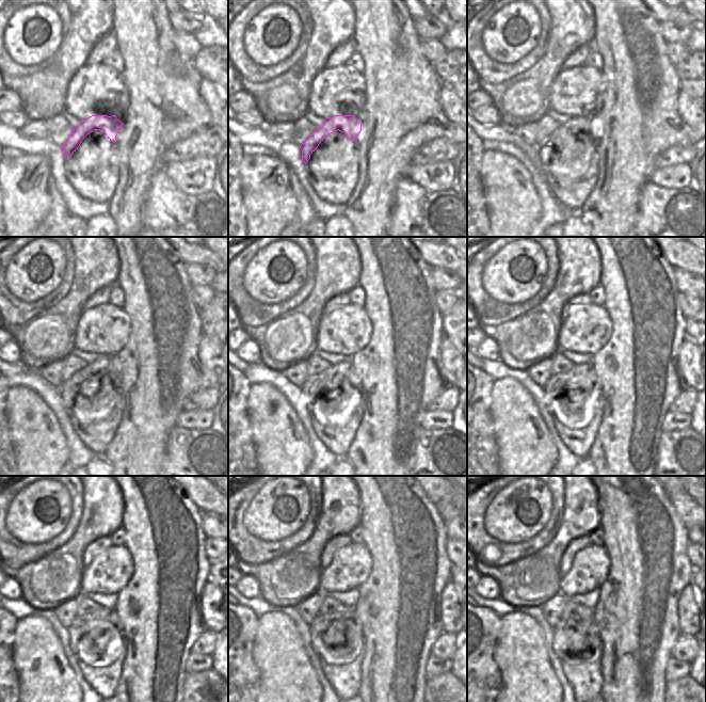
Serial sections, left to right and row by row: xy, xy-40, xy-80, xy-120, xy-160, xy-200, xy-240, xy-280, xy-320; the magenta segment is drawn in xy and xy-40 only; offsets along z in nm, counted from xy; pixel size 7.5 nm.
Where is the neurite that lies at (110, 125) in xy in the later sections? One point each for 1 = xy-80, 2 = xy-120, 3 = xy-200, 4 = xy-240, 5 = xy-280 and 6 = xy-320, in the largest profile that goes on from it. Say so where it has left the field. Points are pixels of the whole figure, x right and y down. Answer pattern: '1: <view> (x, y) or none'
1: xy-80 (587, 125)
2: xy-120 (102, 366)
3: xy-200 (557, 385)
4: xy-240 (78, 629)
5: xy-280 (318, 626)
6: xy-320 (561, 638)

